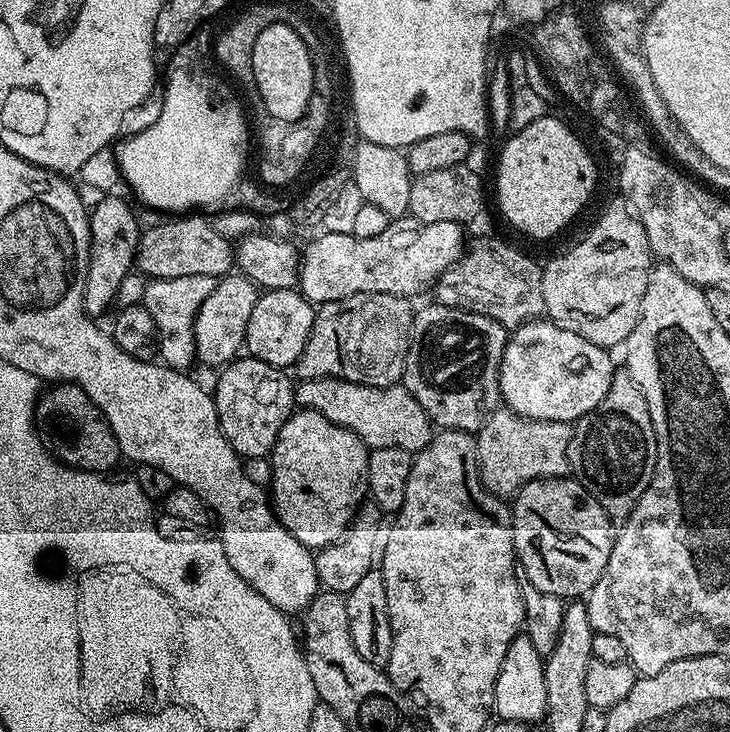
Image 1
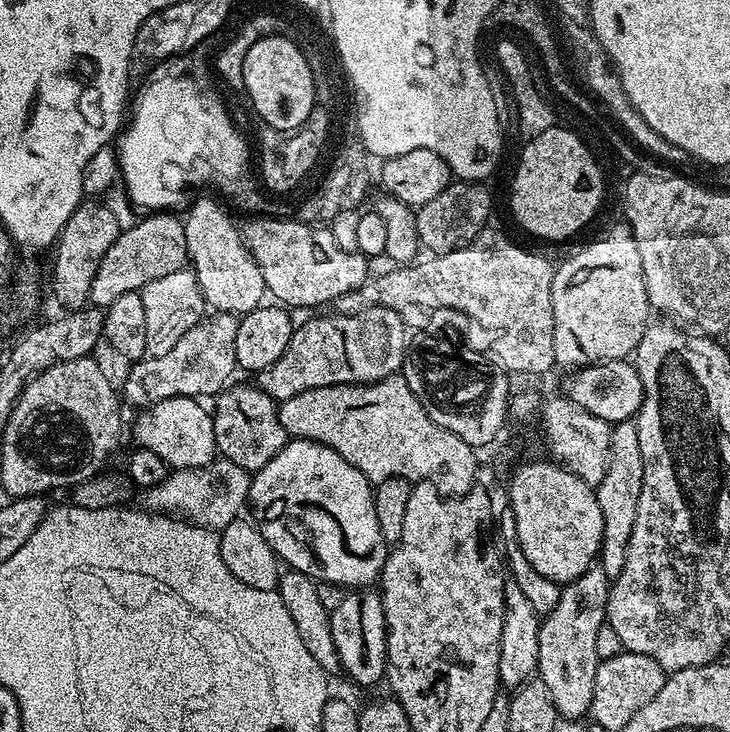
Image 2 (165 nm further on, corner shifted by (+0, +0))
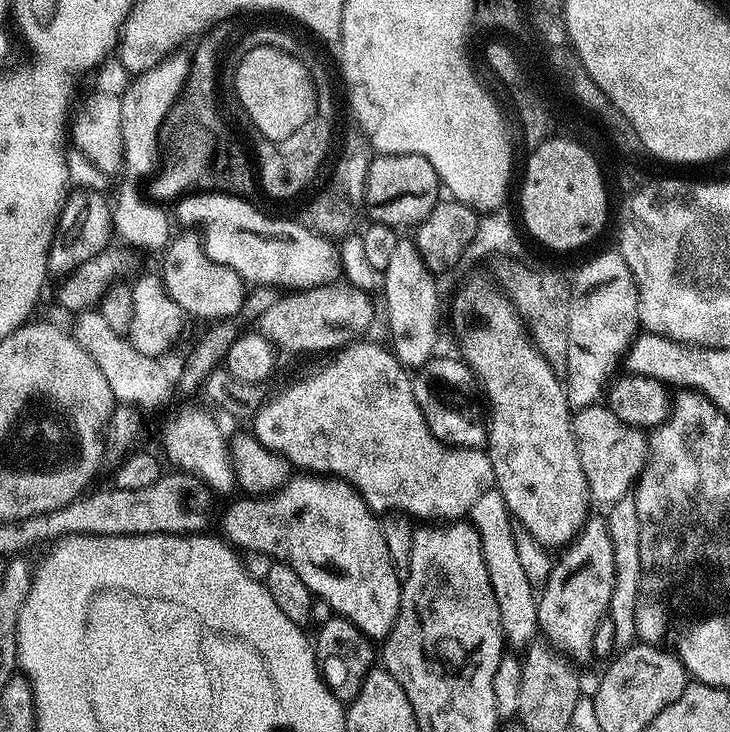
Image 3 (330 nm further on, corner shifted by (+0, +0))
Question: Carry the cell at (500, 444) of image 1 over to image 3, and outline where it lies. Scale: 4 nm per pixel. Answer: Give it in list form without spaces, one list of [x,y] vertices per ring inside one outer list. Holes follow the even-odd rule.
[[[600,402],[579,409],[572,417],[572,429],[576,431],[578,458],[586,474],[589,497],[603,506],[625,499],[648,465],[649,437],[641,429],[622,422],[618,414]]]

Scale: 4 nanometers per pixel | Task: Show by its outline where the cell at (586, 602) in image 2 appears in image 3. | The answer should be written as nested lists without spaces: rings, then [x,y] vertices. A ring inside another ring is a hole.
[[[589,515],[584,521],[580,532],[555,557],[550,578],[539,589],[536,605],[538,606],[538,622],[540,632],[546,635],[547,643],[559,648],[565,655],[592,656],[594,646],[594,629],[598,622],[608,615],[610,594],[614,594],[614,542],[610,540],[610,530],[607,519],[603,515]]]

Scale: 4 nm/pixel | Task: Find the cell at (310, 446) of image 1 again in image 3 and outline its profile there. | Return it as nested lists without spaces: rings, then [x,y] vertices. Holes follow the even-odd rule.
[[[300,474],[271,498],[240,498],[224,512],[224,532],[227,543],[248,552],[261,552],[272,556],[273,561],[289,564],[306,582],[317,600],[330,602],[333,613],[358,626],[373,642],[387,638],[396,626],[400,609],[402,578],[390,562],[390,550],[386,547],[384,525],[372,507],[344,480],[323,478],[316,474]]]

